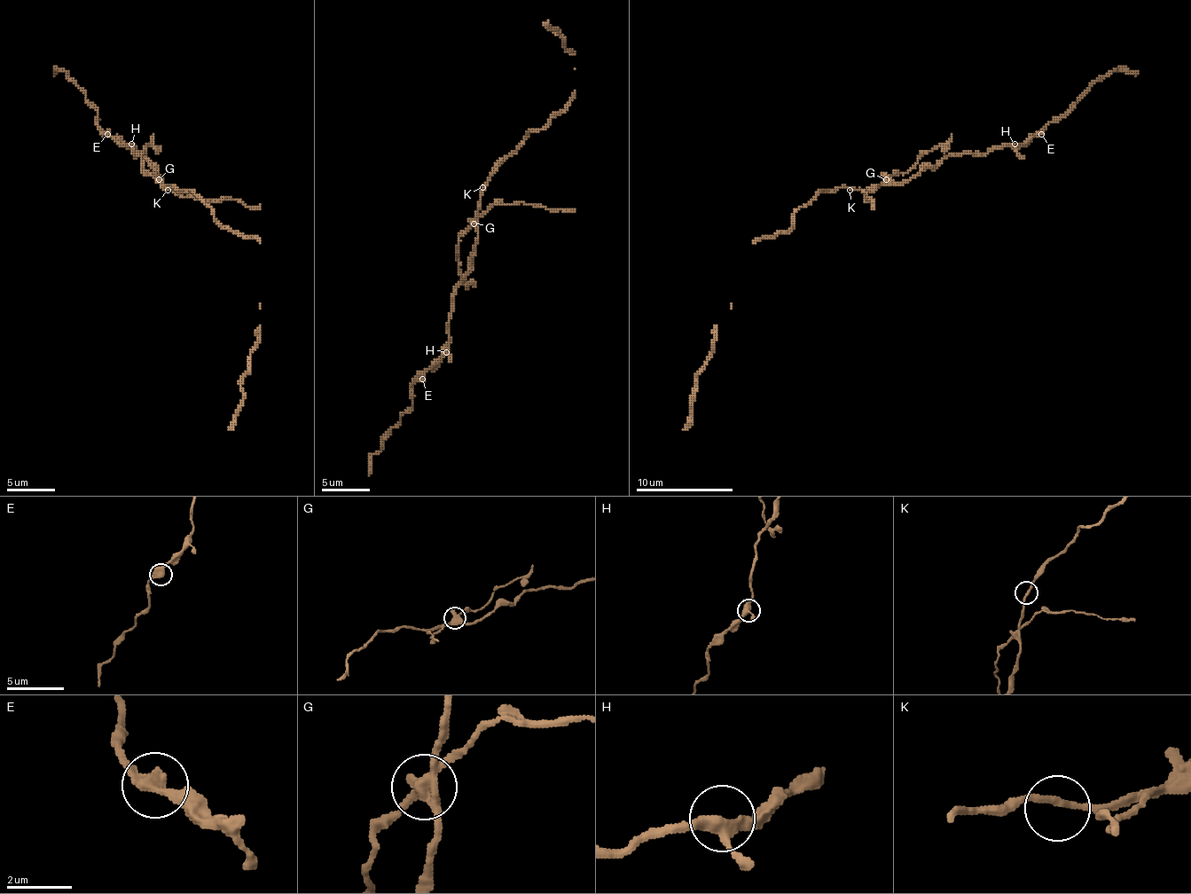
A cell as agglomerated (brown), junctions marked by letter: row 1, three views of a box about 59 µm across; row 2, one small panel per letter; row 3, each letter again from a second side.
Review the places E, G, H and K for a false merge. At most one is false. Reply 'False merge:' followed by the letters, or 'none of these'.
False merge: G

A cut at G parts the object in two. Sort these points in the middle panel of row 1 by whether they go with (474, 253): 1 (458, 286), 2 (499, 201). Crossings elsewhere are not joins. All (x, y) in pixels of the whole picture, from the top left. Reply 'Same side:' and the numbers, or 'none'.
Same side: 1

